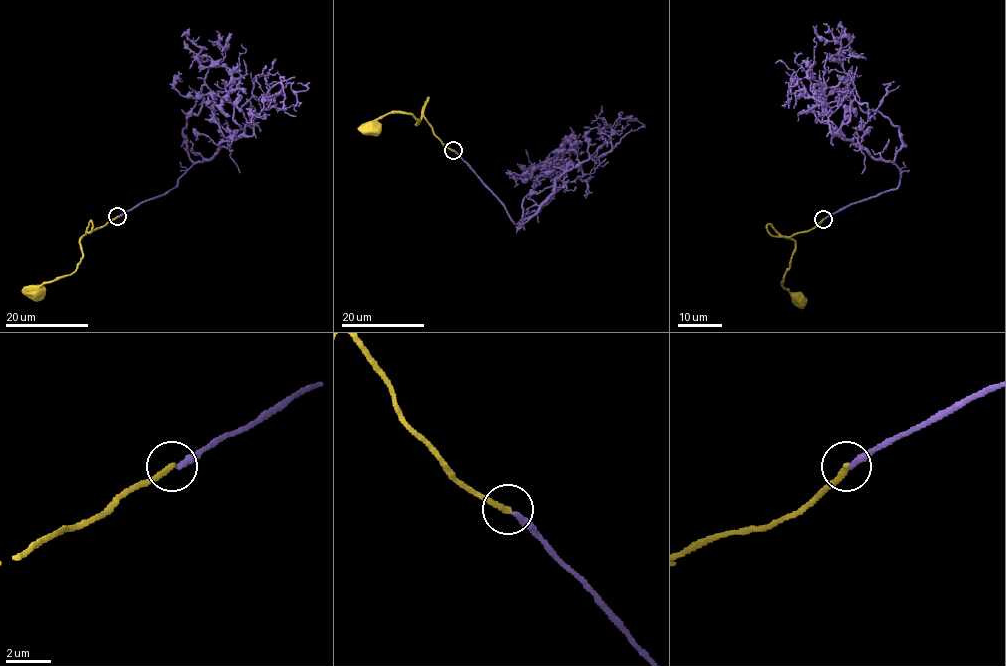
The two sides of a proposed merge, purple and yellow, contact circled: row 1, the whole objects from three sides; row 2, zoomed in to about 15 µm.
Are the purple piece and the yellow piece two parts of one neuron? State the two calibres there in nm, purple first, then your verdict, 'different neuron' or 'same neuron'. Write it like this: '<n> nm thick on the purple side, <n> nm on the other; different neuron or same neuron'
260 nm thick on the purple side, 280 nm on the other; different neuron

